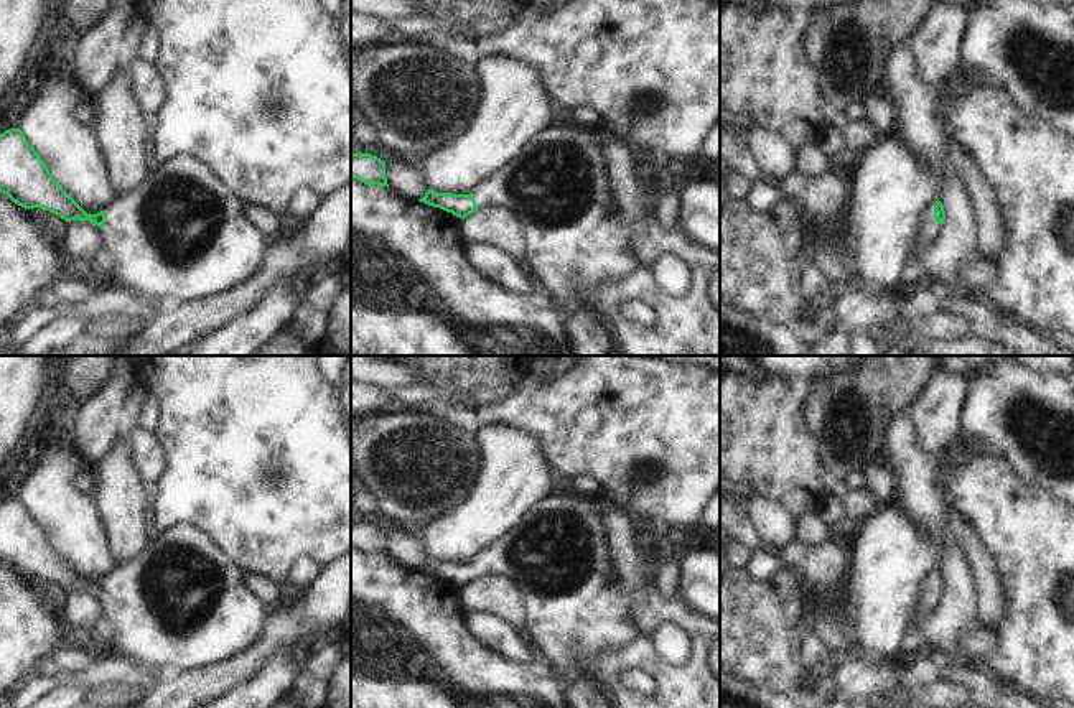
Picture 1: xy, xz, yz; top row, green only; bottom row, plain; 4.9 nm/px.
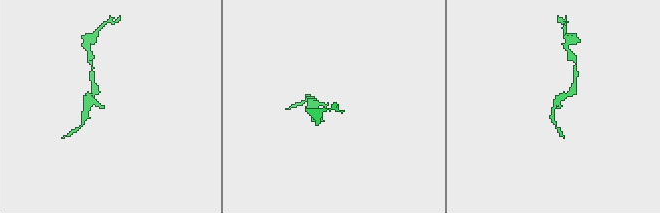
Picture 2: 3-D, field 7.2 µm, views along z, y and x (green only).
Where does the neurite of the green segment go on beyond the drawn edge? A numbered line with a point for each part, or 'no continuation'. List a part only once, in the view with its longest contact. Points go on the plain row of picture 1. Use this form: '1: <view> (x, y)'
1: yz (931, 596)

